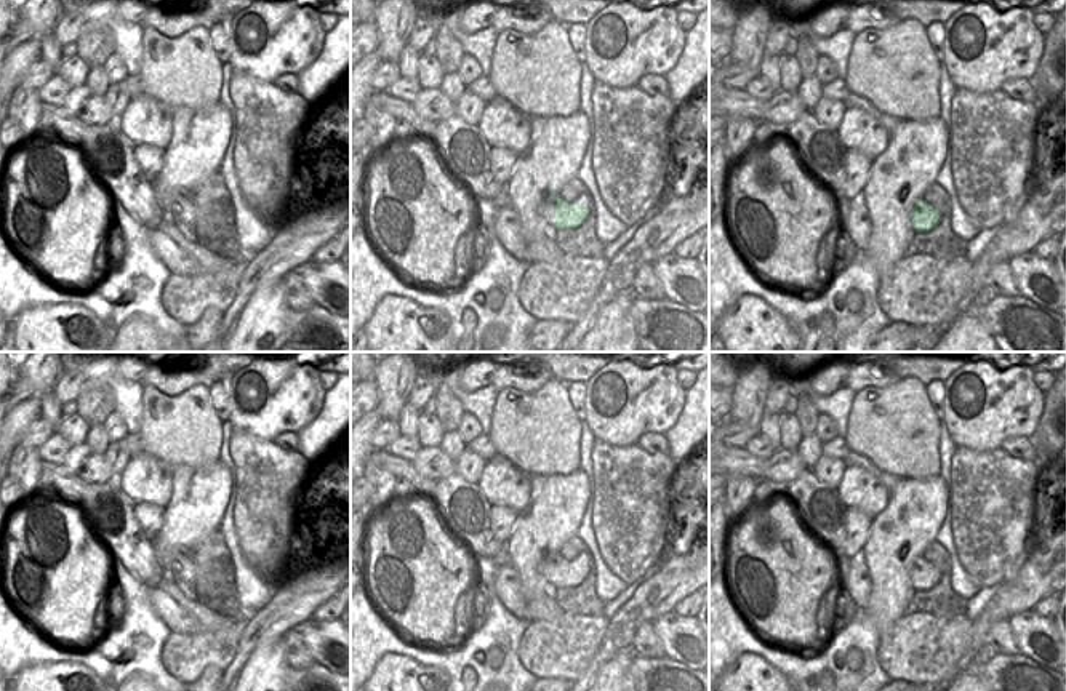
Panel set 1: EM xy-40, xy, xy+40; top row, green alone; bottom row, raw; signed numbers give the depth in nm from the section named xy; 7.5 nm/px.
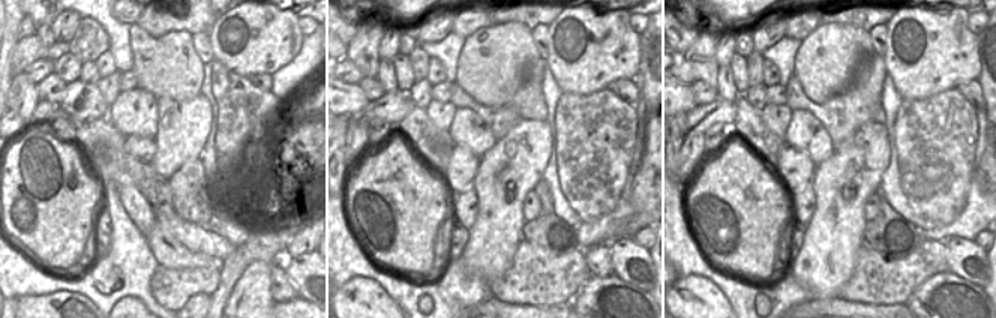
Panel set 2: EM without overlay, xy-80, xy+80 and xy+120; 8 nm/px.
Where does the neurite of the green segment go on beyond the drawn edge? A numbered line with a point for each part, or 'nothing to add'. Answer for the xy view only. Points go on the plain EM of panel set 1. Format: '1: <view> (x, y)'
nothing to add

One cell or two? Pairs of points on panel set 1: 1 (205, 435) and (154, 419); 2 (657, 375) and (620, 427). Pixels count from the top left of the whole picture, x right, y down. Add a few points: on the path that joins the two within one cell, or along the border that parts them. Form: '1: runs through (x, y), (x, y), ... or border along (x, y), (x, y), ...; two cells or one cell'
1: runs through (192, 435), (186, 431), (173, 429), (167, 423); one cell
2: runs through (652, 387), (625, 415); one cell

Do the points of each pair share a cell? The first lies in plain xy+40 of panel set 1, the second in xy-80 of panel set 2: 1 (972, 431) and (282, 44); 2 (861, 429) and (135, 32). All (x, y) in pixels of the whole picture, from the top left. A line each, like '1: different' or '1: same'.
1: same
2: same

